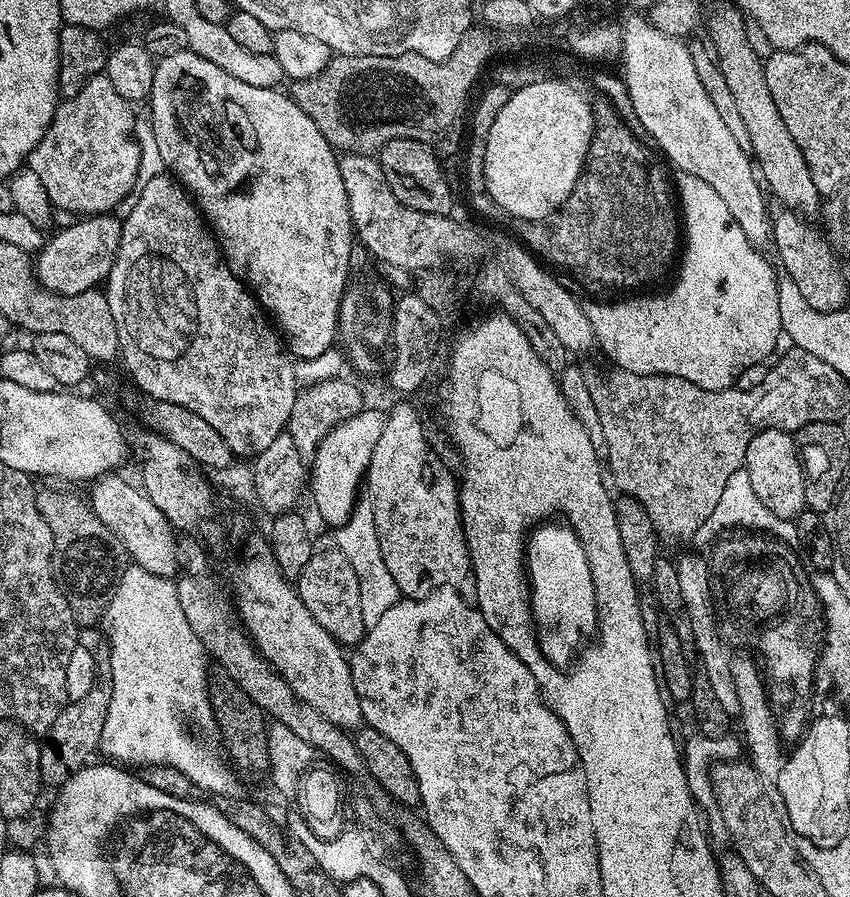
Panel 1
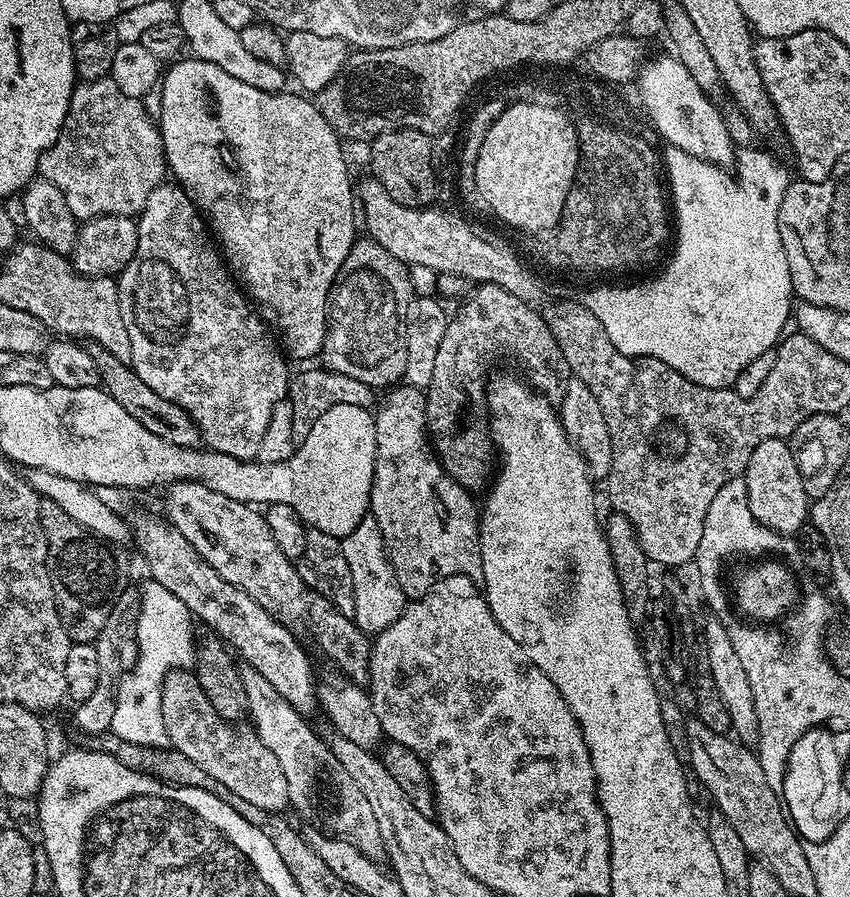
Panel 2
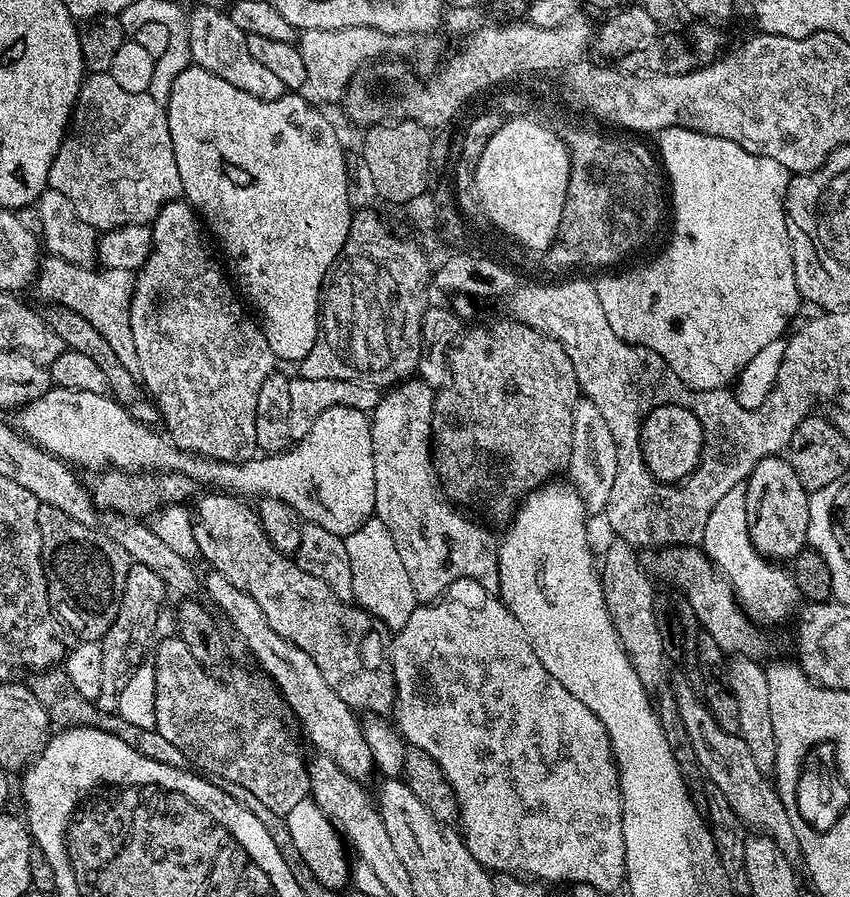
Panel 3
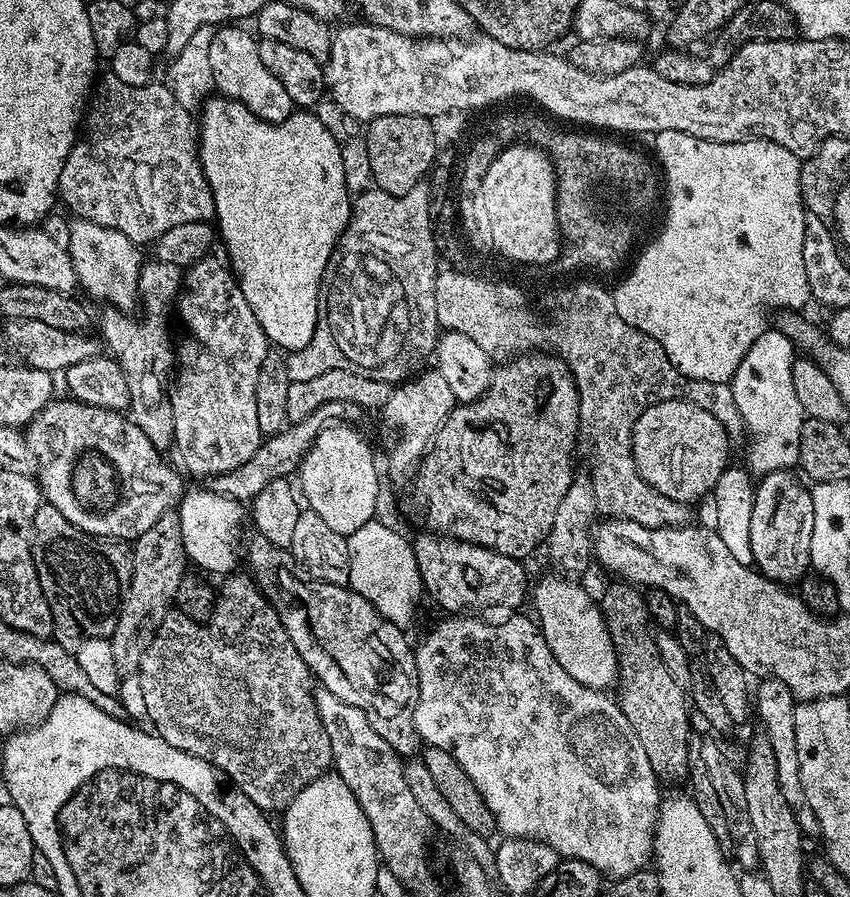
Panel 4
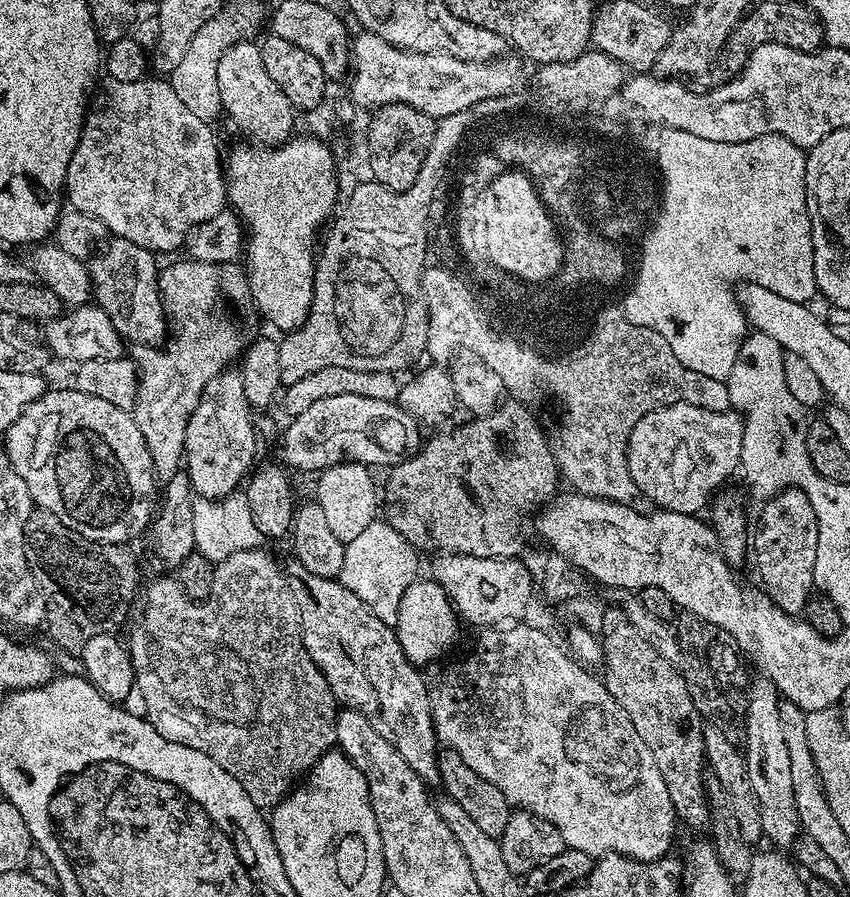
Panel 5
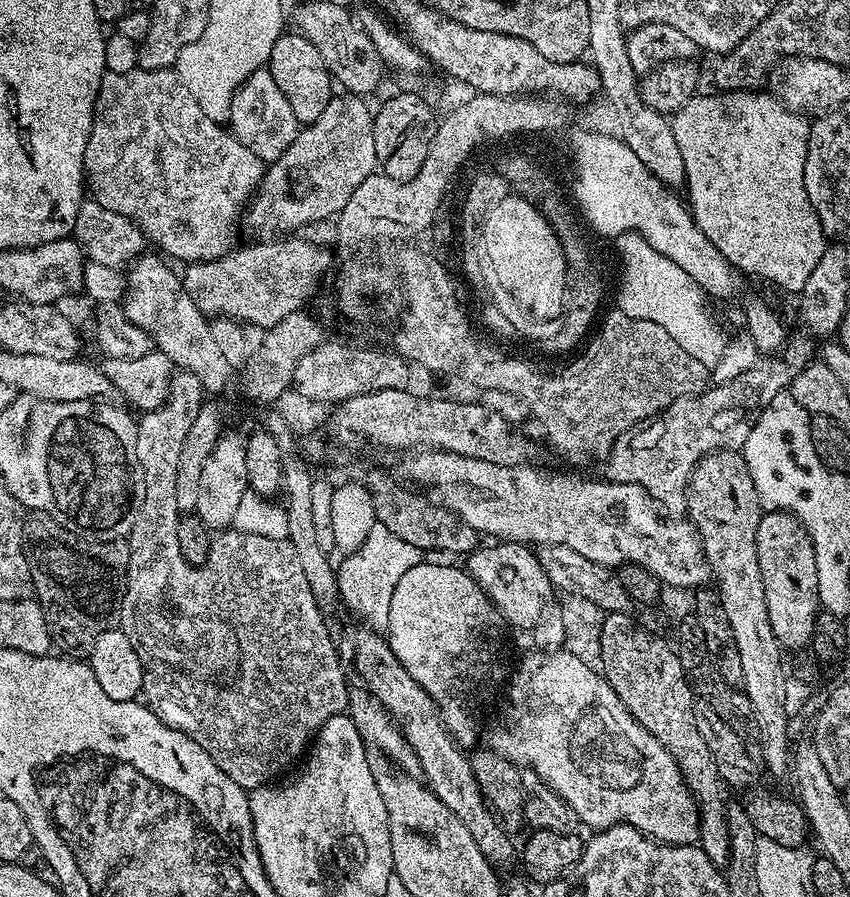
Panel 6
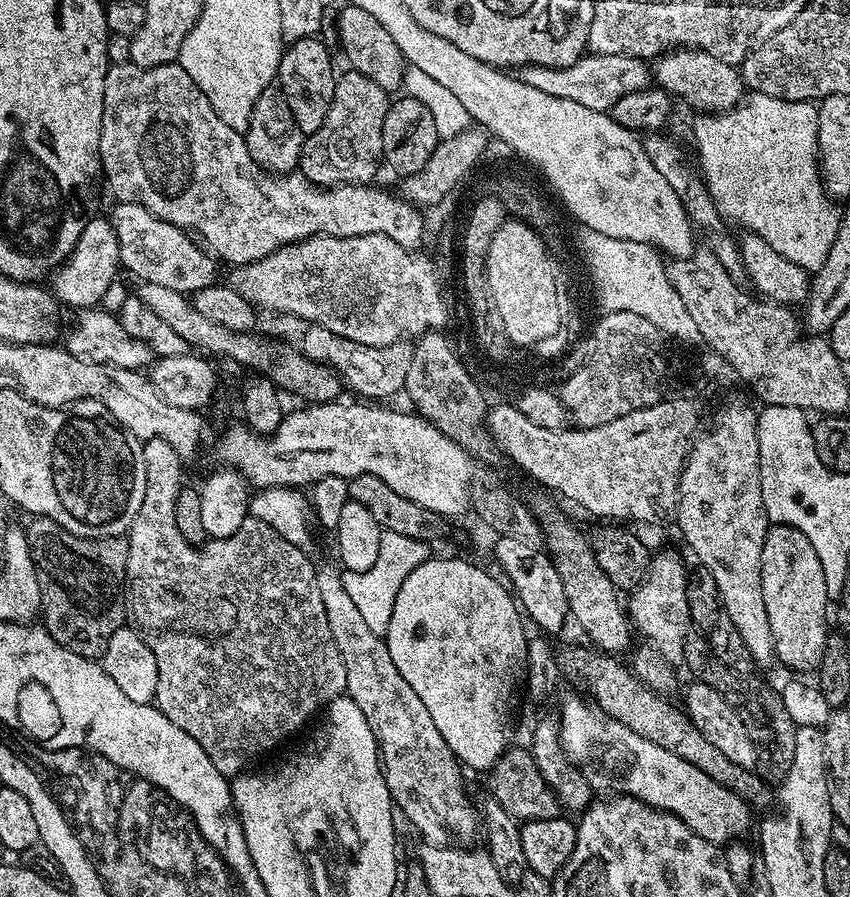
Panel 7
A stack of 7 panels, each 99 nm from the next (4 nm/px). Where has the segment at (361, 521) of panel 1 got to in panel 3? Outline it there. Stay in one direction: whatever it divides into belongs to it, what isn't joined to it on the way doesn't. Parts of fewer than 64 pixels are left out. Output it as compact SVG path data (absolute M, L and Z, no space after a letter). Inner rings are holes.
M369 518L358 530L344 537L344 545L346 554L350 554L352 600L385 629L406 626L406 618L418 607L418 601L414 586L410 586L410 574L406 574L406 565L398 555L398 546L390 538L390 530L380 520Z

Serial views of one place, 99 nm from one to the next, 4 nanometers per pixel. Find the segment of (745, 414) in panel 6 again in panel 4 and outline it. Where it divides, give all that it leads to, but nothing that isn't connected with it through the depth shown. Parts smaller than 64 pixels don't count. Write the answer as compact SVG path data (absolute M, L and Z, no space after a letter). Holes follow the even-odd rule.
M667 400L650 406L632 431L632 453L638 474L658 494L691 505L716 487L716 480L729 467L728 431L702 406L688 400Z

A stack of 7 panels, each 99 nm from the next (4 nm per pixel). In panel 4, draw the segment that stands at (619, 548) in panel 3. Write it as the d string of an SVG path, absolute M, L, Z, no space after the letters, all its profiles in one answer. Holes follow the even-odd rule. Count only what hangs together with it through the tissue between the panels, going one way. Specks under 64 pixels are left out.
M627 582L612 583L616 584L610 585L601 596L598 596L598 603L616 655L620 709L622 714L626 714L630 726L634 726L634 730L638 734L638 742L642 742L642 750L646 750L646 758L650 758L650 766L656 771L657 777L664 782L666 780L687 781L688 745L690 743L690 737L688 737L689 697L686 695L685 689L680 688L678 683L671 678L670 671L659 656L656 638L650 627L648 611L644 605L641 589Z

